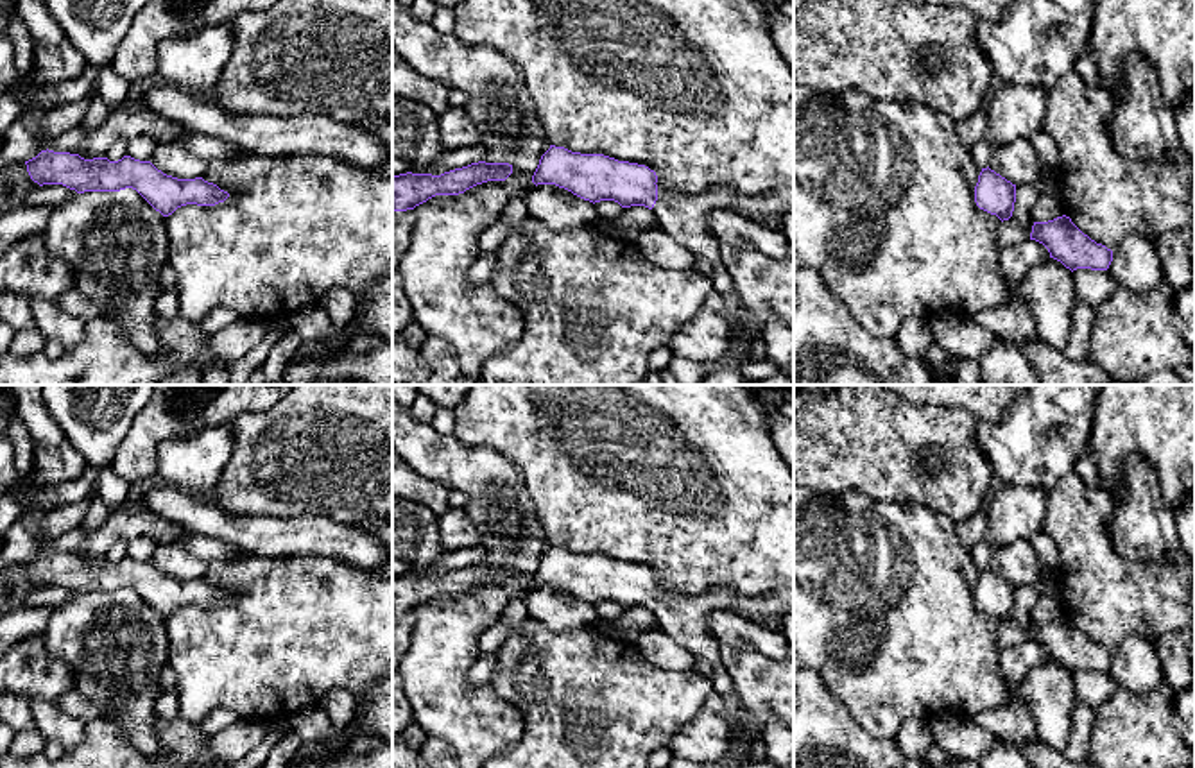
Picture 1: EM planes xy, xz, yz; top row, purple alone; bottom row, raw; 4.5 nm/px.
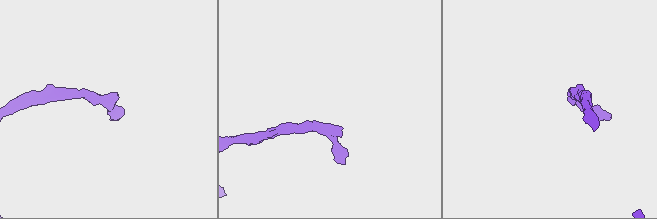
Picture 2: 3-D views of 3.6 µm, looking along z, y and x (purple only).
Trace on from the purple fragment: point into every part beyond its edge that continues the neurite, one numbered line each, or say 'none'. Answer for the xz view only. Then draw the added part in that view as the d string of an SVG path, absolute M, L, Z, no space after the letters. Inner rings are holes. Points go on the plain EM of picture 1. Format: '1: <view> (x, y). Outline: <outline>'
1: xz (683, 618). Outline: M658 582L658 602L652 609L658 627L677 644L713 666L713 696L724 700L733 691L733 680L720 662L722 643L708 630L706 619L713 610L729 610L749 621L779 618L794 612L794 589L747 598L733 589L709 589L697 596L668 593Z

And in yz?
none

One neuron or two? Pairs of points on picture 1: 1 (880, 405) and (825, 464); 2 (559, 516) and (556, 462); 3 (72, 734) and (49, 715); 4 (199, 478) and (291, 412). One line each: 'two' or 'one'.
1: one
2: one
3: one
4: two

